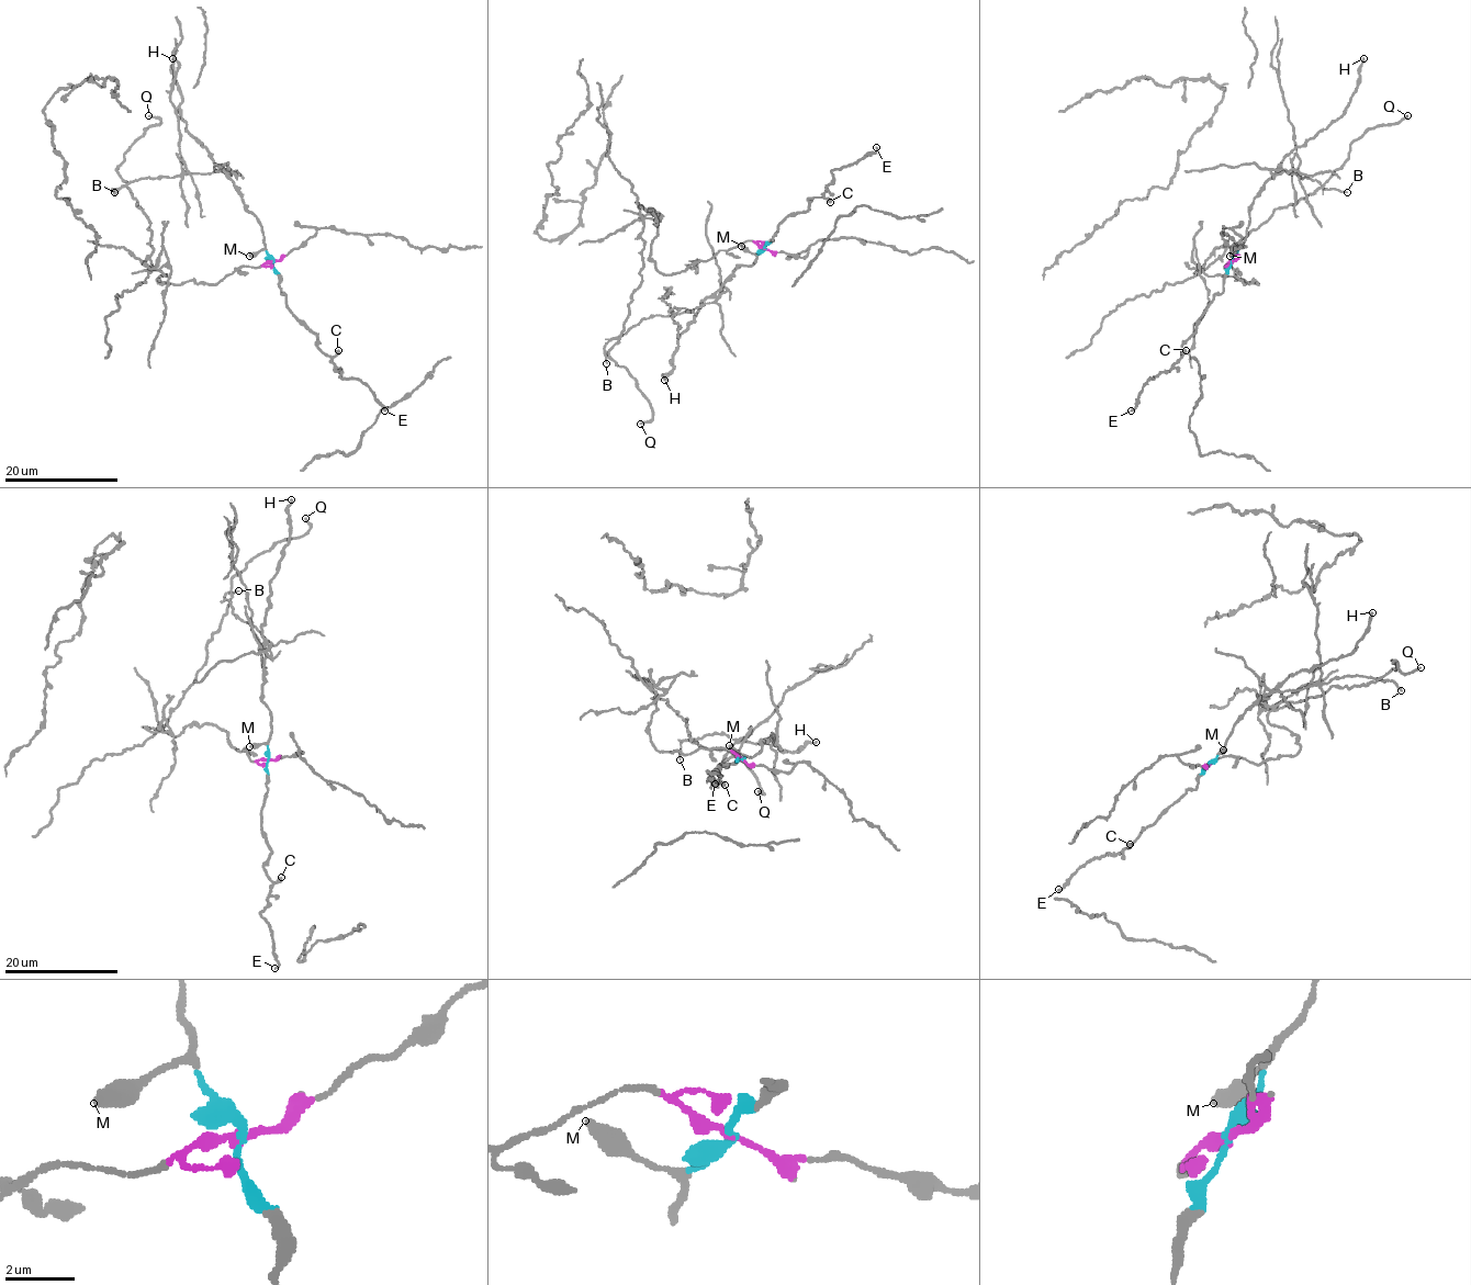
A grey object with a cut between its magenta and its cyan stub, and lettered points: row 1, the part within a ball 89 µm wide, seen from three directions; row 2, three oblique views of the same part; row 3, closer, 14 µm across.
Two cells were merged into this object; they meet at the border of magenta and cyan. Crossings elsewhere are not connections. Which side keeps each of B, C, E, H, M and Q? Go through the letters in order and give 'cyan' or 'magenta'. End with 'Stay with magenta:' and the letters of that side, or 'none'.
B: magenta
C: cyan
E: cyan
H: cyan
M: cyan
Q: magenta
Stay with magenta: B, Q

